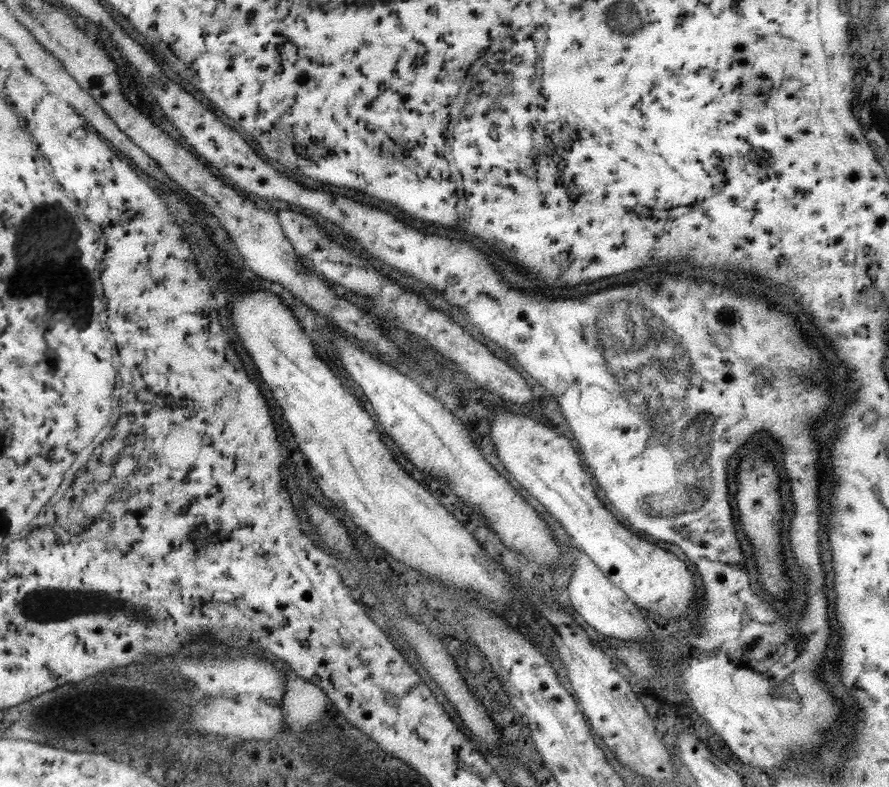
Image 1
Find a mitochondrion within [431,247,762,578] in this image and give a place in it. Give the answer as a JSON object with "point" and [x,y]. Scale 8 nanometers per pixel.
{"point":[628,338]}

